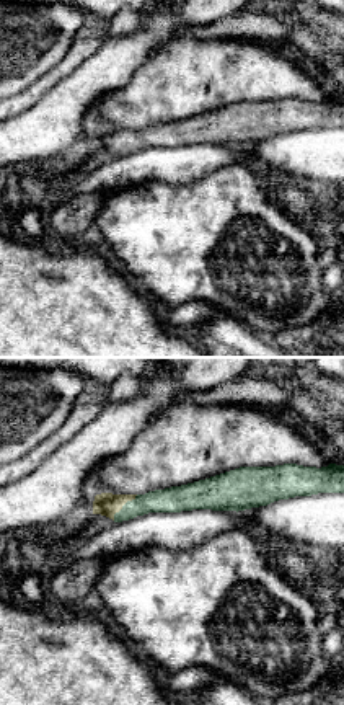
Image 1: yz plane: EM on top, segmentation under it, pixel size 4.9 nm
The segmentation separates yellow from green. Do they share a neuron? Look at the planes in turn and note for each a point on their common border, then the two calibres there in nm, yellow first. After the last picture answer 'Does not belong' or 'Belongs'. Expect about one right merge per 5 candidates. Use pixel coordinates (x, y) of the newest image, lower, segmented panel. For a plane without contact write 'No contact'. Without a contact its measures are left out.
Touches yellow at (123, 505). Thickness 110 nm (yellow) against 130 nm

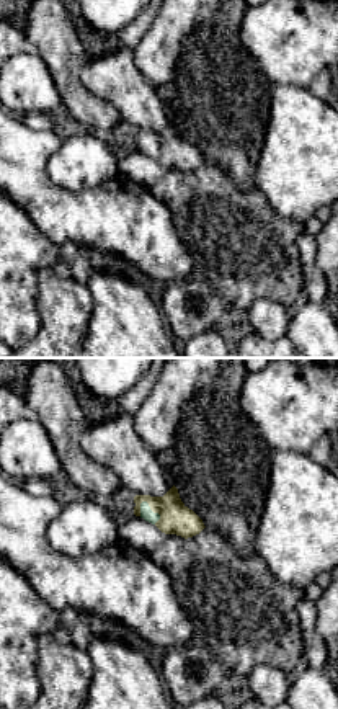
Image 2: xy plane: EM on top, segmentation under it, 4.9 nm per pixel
Touches yellow at (154, 512). Thickness 160 nm (yellow) against 60 nm

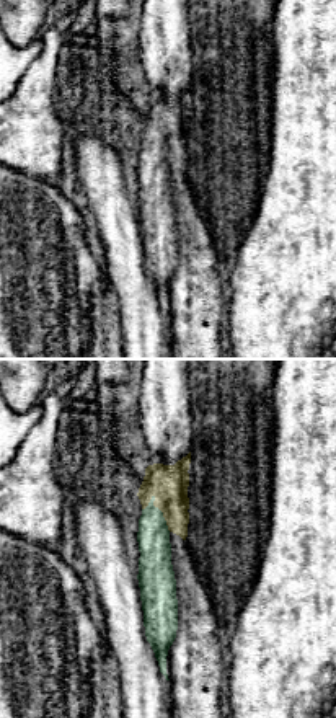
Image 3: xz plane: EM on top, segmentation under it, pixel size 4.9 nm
Touches yellow at (162, 511). Thickness 190 nm (yellow) against 160 nm

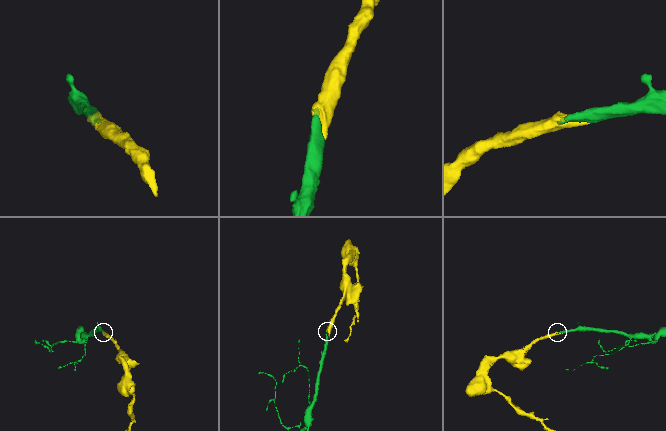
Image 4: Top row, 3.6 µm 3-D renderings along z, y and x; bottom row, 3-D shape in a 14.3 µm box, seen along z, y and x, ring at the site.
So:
Belongs

